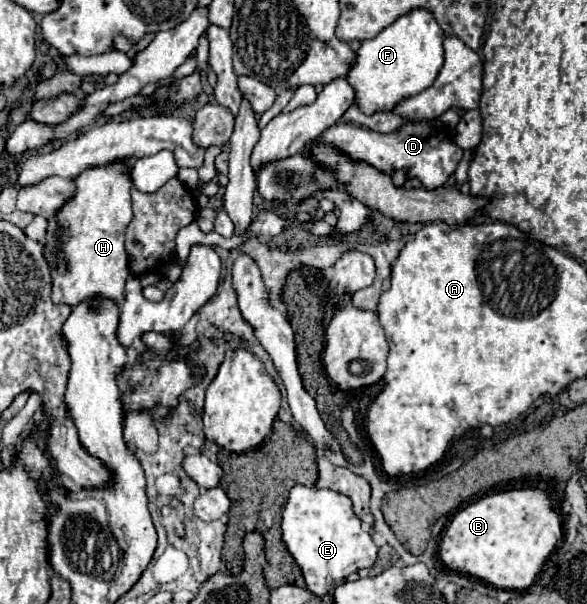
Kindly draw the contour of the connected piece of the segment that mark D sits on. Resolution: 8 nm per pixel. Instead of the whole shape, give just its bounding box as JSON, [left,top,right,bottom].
[318,35,482,189]

